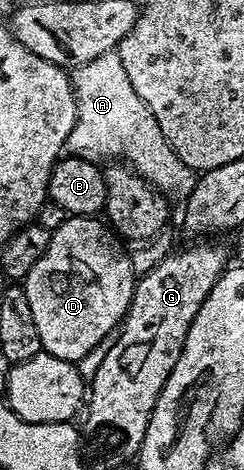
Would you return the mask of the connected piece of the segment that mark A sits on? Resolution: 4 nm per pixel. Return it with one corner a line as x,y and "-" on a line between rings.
110,52
91,60
87,64
76,67
72,71
71,81
73,84
73,94
77,97
77,119
71,128
71,136
67,136
65,141
65,150
74,158
82,158
88,162
98,164
109,164
114,160
120,160
128,164
144,182
149,183
154,190
166,195
181,194
188,195
193,189
195,181
195,172
167,144
167,136
155,124
155,116
151,116
151,108
139,100
139,92
131,88
131,80
127,80
127,72
119,60
116,52

